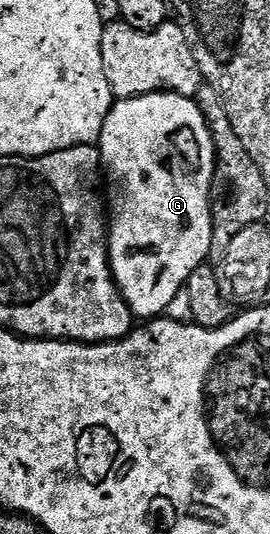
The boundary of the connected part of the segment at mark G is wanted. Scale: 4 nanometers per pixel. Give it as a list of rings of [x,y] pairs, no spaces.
[[[171,93],[155,95],[134,95],[130,99],[113,102],[110,113],[102,125],[102,133],[98,140],[100,161],[103,174],[106,176],[106,203],[110,208],[111,223],[108,229],[108,260],[112,263],[112,275],[116,285],[124,294],[124,300],[133,316],[140,321],[151,321],[163,316],[174,300],[178,291],[186,287],[188,279],[197,269],[205,266],[208,254],[214,251],[212,245],[212,175],[216,171],[216,150],[212,141],[212,130],[200,111],[200,105],[195,98]]]

